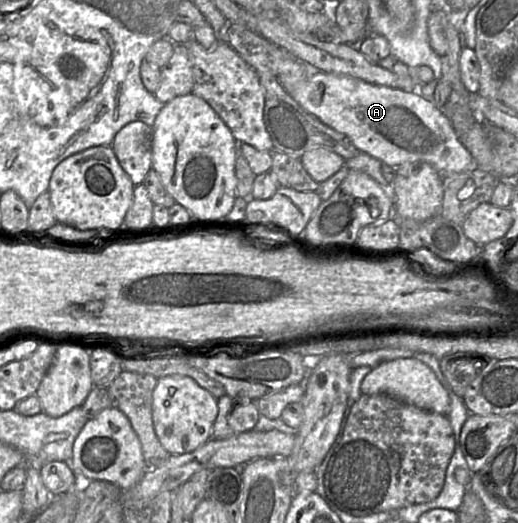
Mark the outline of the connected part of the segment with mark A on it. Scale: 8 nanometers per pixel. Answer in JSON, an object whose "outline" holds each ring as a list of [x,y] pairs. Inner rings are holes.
{"outline":[[[316,70],[303,84],[294,86],[292,98],[324,124],[346,135],[359,152],[390,167],[397,168],[408,162],[421,161],[428,163],[442,176],[478,168],[470,152],[458,140],[449,118],[434,105],[431,98],[426,98],[419,92],[406,92],[347,75]]]}

